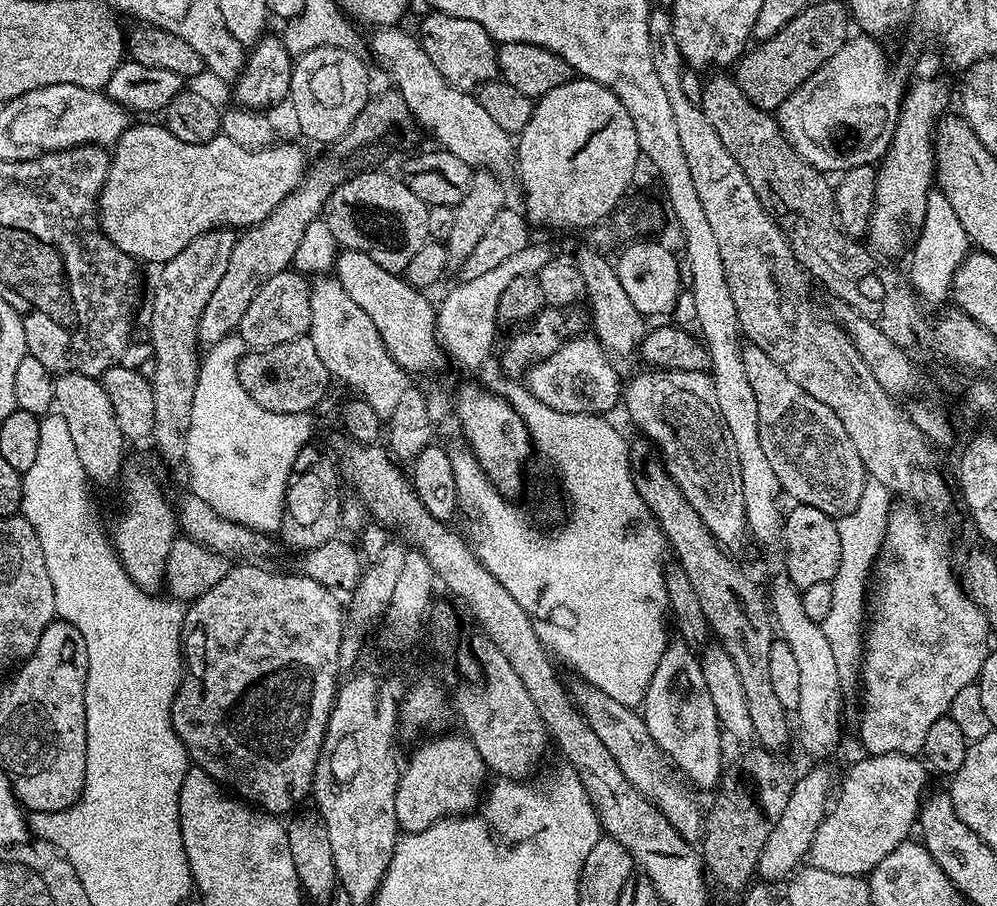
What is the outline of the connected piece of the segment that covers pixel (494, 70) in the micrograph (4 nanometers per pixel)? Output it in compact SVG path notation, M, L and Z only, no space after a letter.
M435 10L427 14L429 16L420 24L418 39L422 50L426 50L426 58L434 62L438 74L442 74L450 86L475 93L483 84L497 79L500 70L496 57L498 44L485 28L470 18L454 18Z

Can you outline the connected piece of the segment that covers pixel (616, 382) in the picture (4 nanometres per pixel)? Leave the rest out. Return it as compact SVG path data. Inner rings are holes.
M576 334L550 358L533 364L526 373L526 387L538 402L546 402L550 410L566 414L608 414L622 400L622 380L616 373L613 357L605 352L595 335Z

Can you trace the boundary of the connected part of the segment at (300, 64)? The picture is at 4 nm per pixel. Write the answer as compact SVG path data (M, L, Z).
M322 46L295 57L290 78L290 105L306 139L320 144L343 141L360 113L368 107L368 68L356 56L355 51Z

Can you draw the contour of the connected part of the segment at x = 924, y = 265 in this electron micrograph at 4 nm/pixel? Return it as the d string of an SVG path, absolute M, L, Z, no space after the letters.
M934 190L926 198L926 218L918 229L917 238L911 245L912 261L906 267L908 283L913 292L925 305L943 305L949 299L952 290L952 279L958 270L958 266L964 262L970 251L970 241L966 230L962 230L962 222L950 206L946 194Z

